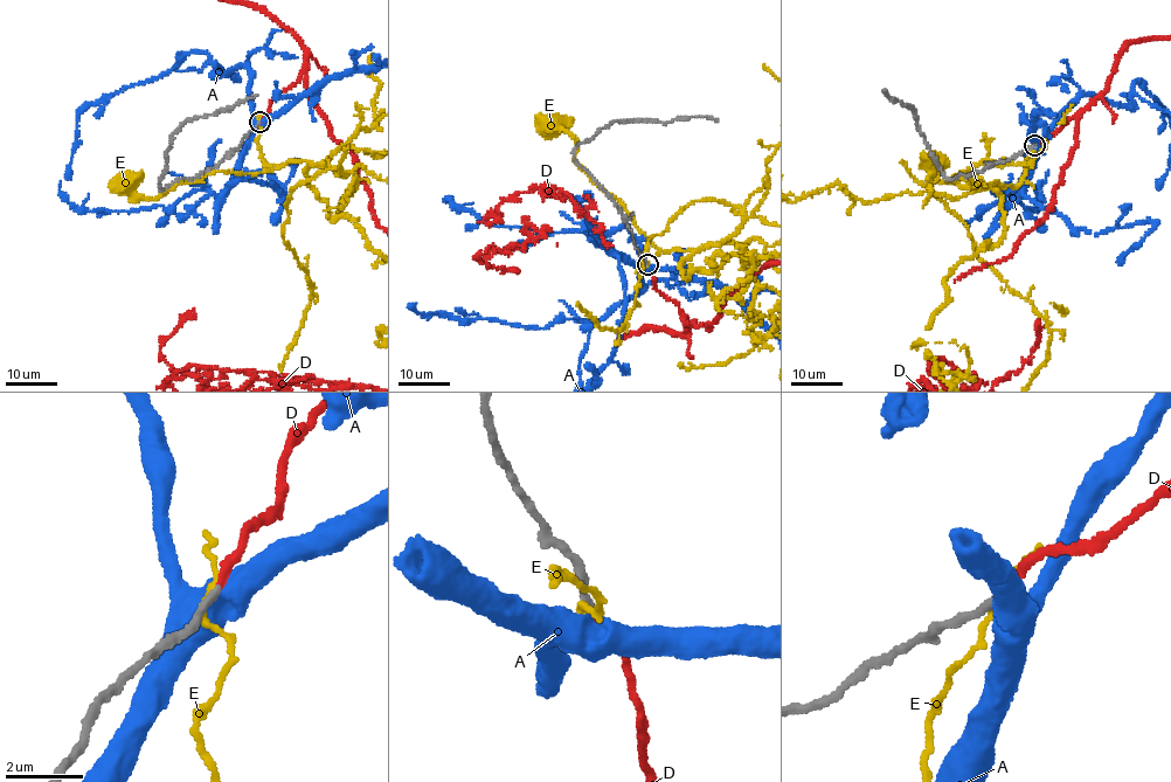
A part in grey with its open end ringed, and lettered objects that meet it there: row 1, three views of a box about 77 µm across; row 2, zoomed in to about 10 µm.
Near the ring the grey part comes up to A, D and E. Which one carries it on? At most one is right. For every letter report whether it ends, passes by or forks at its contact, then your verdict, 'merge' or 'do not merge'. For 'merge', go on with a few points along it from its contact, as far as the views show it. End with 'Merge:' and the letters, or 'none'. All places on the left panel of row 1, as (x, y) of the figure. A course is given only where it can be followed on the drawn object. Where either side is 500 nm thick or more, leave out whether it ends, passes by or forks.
A: it forks | do not merge
D: it ends | merge
E: it passes by | do not merge
Merge: D

